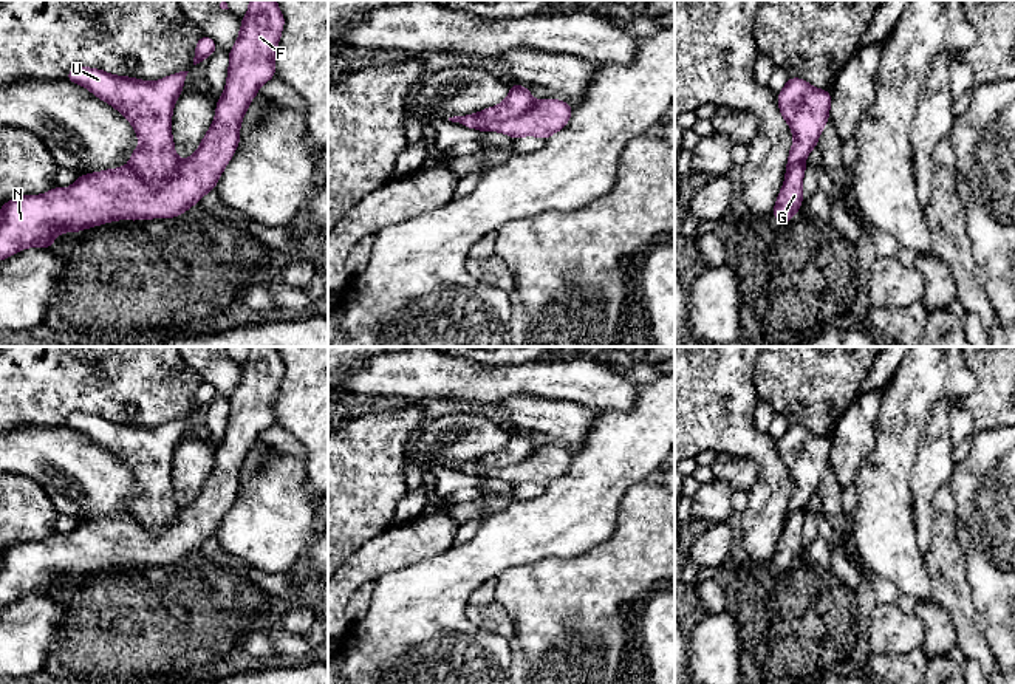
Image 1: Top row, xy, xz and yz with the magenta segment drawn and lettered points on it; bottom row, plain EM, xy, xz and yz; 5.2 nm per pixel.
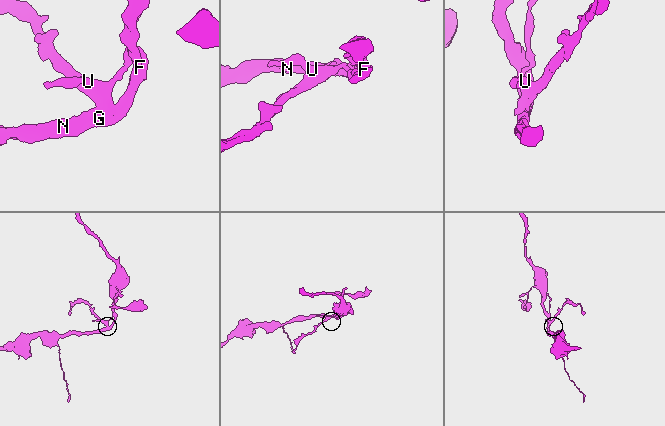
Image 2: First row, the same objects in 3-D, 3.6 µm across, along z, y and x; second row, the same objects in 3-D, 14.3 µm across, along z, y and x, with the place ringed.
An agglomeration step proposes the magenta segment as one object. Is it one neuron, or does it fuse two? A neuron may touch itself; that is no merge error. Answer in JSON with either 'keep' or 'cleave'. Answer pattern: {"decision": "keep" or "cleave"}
{"decision": "cleave"}

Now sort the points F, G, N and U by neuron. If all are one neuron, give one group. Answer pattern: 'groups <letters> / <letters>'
groups F G N / U

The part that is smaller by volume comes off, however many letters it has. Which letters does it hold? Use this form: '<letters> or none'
U

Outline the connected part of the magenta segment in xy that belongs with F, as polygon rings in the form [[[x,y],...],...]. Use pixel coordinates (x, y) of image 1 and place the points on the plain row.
[[[249,347],[238,385],[229,398],[227,427],[215,466],[197,498],[179,506],[159,529],[144,529],[132,512],[79,522],[67,535],[25,542],[0,554],[0,608],[25,594],[50,596],[62,579],[80,579],[116,566],[175,565],[192,556],[218,525],[240,491],[240,472],[258,435],[275,424],[285,364],[275,347]]]

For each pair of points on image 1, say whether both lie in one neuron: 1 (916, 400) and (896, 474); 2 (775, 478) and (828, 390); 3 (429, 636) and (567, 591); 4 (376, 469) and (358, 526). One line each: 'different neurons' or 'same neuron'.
1: same neuron
2: different neurons
3: different neurons
4: same neuron

